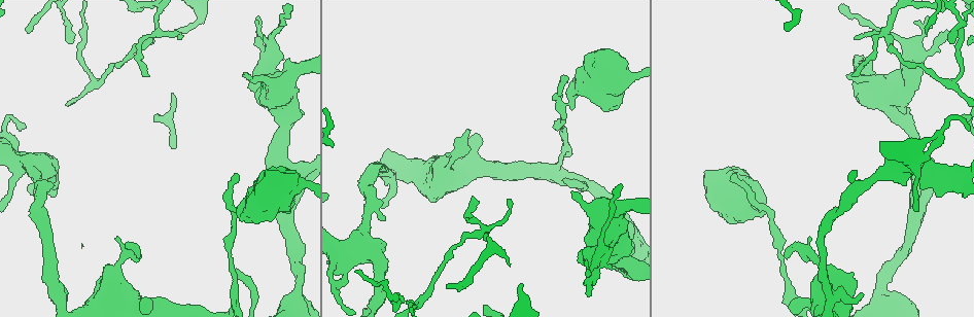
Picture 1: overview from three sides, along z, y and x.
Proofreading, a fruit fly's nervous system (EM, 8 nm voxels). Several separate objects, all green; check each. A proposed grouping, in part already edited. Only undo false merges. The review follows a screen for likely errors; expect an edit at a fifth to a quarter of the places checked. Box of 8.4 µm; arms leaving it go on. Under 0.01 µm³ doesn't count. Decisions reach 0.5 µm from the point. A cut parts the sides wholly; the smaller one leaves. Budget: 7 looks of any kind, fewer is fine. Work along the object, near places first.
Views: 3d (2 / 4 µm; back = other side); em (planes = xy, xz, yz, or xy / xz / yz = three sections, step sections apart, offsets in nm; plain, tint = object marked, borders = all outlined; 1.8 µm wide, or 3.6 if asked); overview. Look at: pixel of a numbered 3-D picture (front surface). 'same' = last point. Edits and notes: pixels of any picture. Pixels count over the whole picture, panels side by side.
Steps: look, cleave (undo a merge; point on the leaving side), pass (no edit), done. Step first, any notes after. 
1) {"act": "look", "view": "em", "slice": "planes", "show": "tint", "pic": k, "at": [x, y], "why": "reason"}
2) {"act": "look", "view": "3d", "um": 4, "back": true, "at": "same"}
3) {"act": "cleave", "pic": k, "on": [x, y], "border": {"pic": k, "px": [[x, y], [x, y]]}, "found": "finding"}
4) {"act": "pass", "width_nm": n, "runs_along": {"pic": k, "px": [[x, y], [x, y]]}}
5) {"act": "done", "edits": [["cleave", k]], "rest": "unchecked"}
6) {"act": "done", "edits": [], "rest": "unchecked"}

{"act": "look", "view": "3d", "um": 2, "pic": 1, "at": [485, 229]}

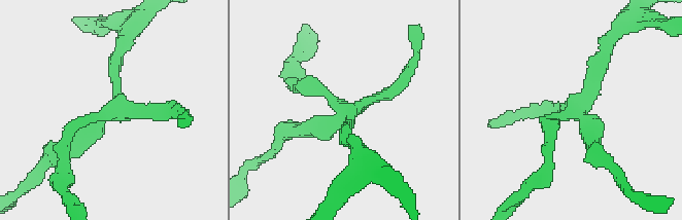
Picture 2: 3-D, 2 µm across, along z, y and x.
{"act": "look", "view": "em", "slice": "yz", "step": 8, "show": "plain", "pic": 2, "at": [109, 114]}

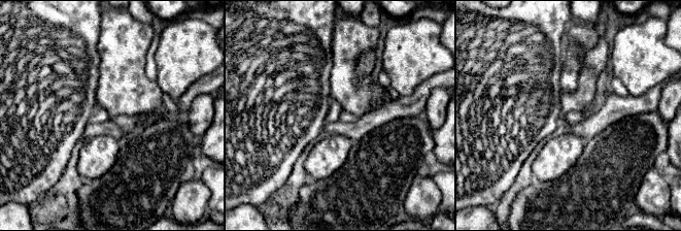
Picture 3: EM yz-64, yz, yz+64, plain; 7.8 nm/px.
{"act": "look", "view": "em", "slice": "yz", "step": 8, "show": "tint", "at": "same"}

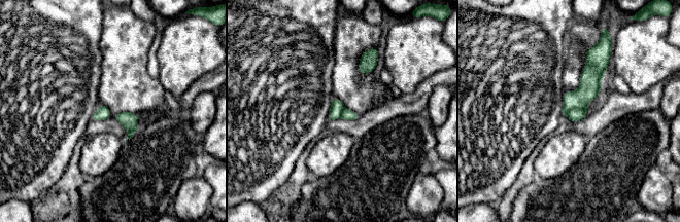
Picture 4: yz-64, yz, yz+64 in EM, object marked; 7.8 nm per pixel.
{"act": "cleave", "pic": 4, "on": [577, 114], "found": "two cells meet here"}

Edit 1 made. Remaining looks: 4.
{"act": "look", "view": "overview"}

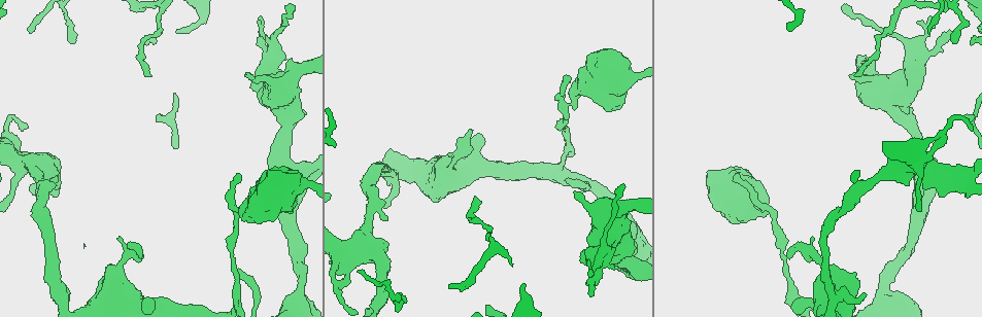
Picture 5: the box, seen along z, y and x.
{"act": "look", "view": "3d", "um": 2, "pic": 5, "at": [345, 278], "why": "calibre changes"}

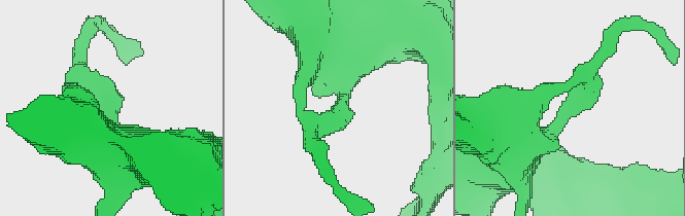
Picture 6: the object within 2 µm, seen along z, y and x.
{"act": "look", "view": "em", "slice": "xz", "step": 16, "show": "tint", "pic": 6, "at": [111, 113]}

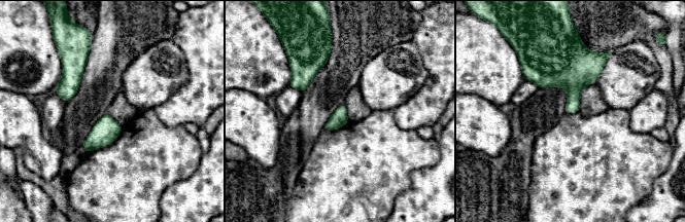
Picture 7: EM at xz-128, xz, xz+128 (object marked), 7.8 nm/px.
{"act": "pass", "width_nm": 110, "found": "continuous, no second cell"}

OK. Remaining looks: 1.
{"act": "look", "view": "em", "um": 3.6, "slice": "planes", "show": "tint", "pic": 5, "at": [270, 69], "why": "four-way junction"}

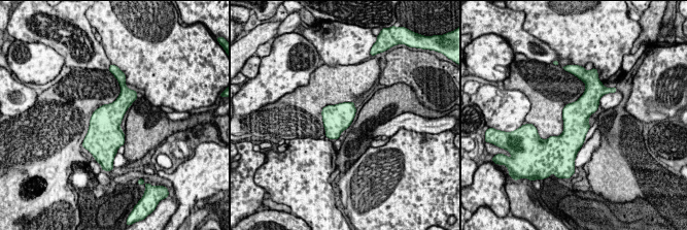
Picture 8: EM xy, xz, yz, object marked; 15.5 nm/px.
{"act": "pass", "found": "all the same cell"}

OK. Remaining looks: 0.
{"act": "done", "edits": [["cleave", 4]], "rest": "unchecked"}

